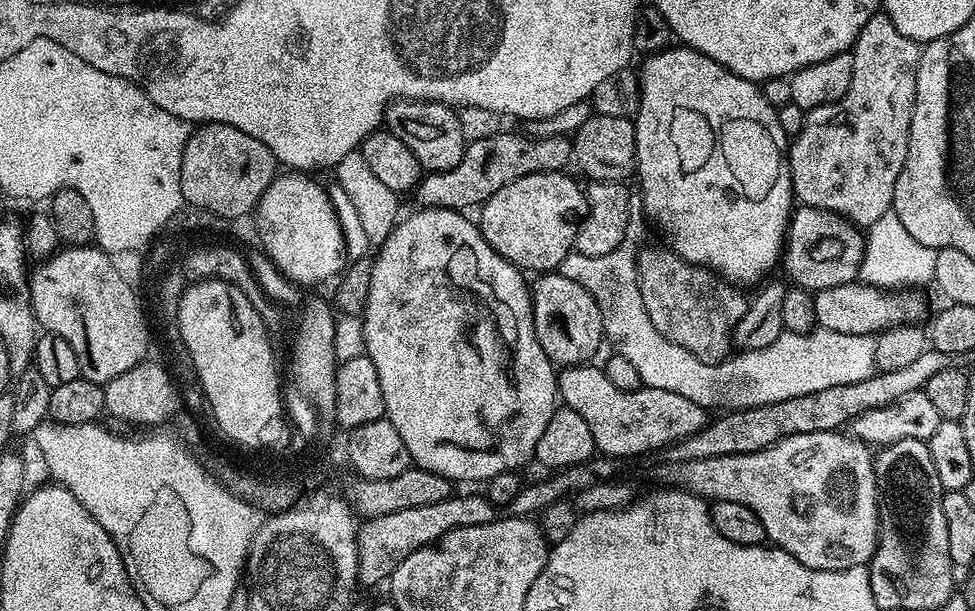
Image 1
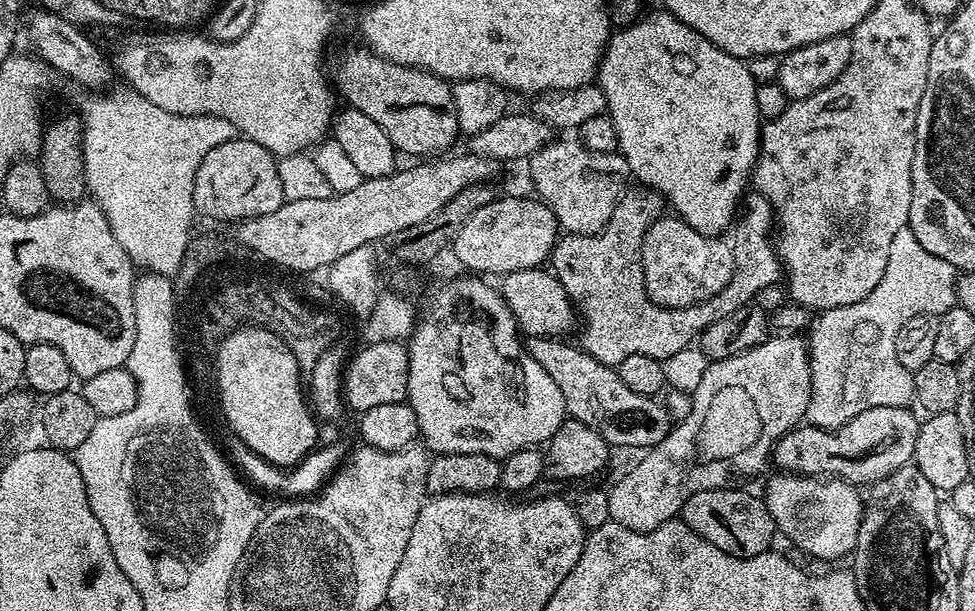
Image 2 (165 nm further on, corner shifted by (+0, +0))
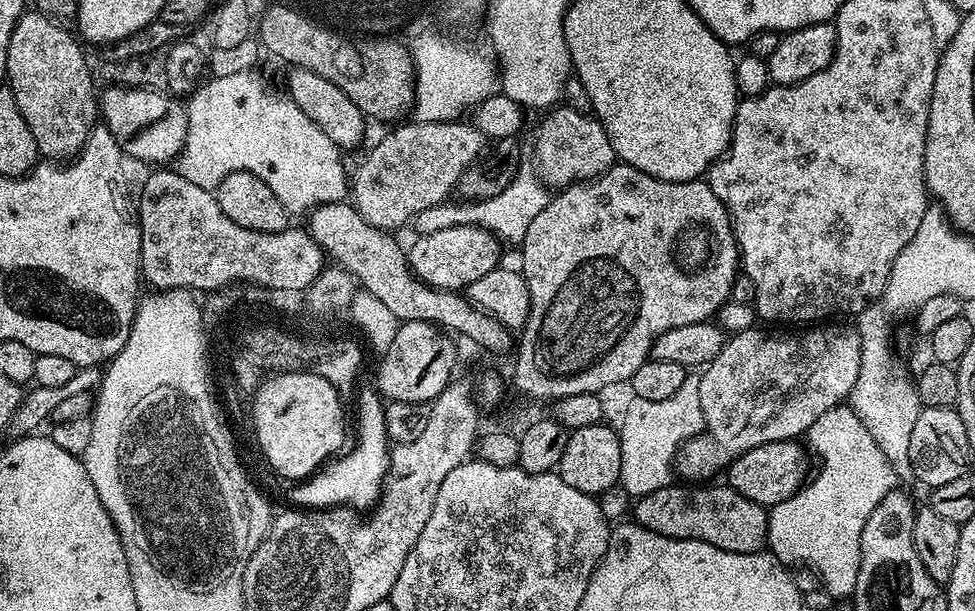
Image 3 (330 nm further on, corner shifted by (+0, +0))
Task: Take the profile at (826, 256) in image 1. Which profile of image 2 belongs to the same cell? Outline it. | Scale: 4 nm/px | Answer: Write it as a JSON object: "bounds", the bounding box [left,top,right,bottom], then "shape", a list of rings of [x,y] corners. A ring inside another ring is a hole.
{"bounds":[551,186,782,366],"shape":[[[629,186],[624,189],[618,206],[614,206],[614,214],[610,214],[610,222],[606,222],[601,232],[595,232],[593,236],[564,234],[557,239],[552,248],[551,271],[558,278],[558,282],[562,282],[566,294],[572,299],[572,306],[576,309],[579,323],[582,325],[579,329],[579,332],[581,331],[580,340],[578,339],[579,347],[589,352],[598,362],[618,366],[622,358],[630,354],[646,354],[663,362],[666,358],[678,354],[678,350],[689,347],[706,330],[706,326],[714,326],[718,318],[726,318],[726,314],[734,314],[734,310],[749,303],[766,286],[781,283],[782,261],[773,240],[774,213],[766,197],[761,192],[752,190],[745,195],[742,201],[743,211],[737,215],[730,232],[730,243],[734,254],[734,274],[730,282],[726,282],[724,289],[714,294],[714,298],[703,300],[689,308],[658,306],[649,298],[644,285],[644,271],[640,265],[640,243],[644,241],[644,235],[650,225],[655,220],[661,219],[663,212],[660,211],[663,208],[666,208],[666,201],[653,188]]]}

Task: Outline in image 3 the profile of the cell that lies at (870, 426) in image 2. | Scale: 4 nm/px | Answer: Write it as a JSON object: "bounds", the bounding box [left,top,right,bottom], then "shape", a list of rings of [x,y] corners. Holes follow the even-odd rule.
{"bounds":[726,439,810,506],"shape":[[[795,439],[766,442],[765,445],[748,450],[727,467],[726,484],[727,487],[738,490],[742,498],[750,498],[765,506],[786,502],[809,479],[808,460],[810,461],[810,456],[805,445]]]}

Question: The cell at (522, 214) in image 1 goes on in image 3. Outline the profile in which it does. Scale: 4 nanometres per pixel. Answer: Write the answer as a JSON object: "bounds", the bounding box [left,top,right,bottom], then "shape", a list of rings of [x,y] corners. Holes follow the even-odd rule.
{"bounds":[407,224,501,292],"shape":[[[473,224],[450,226],[450,230],[434,230],[434,234],[420,234],[415,237],[412,249],[407,249],[408,264],[412,272],[431,288],[451,292],[467,290],[470,282],[490,274],[501,263],[501,241],[492,232],[476,228]]]}

